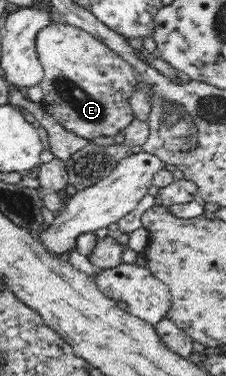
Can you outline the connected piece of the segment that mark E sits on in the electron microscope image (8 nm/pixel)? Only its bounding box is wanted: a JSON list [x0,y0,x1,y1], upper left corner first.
[36,18,137,141]

